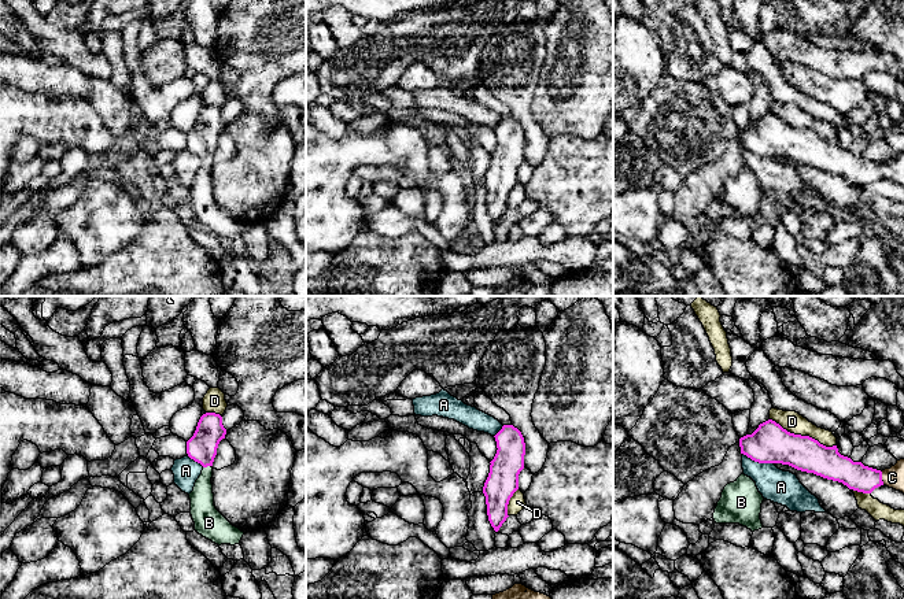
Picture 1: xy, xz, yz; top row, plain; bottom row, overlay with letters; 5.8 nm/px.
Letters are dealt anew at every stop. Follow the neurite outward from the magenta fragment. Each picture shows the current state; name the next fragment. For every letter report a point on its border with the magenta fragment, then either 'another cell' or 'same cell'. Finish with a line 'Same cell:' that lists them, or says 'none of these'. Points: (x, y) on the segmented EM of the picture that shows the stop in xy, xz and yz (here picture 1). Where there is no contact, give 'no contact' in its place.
A: yz (757, 461) | another cell
B: xy (206, 466) | same cell
C: yz (881, 479) | same cell
D: yz (803, 436) | another cell
Same cell: B, C

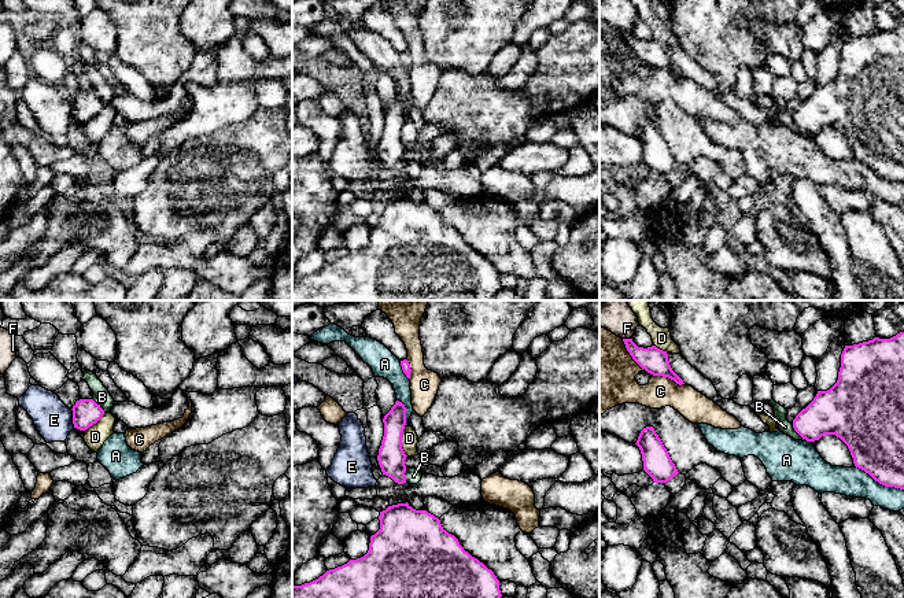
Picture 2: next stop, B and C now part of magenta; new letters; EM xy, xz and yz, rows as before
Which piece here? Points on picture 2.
A: yz (879, 483) | another cell
B: yz (799, 434) | another cell
C: yz (633, 358) | another cell
D: xz (401, 442) | another cell
E: xy (73, 419) | another cell
F: yz (627, 339) | another cell
Same cell: none of these

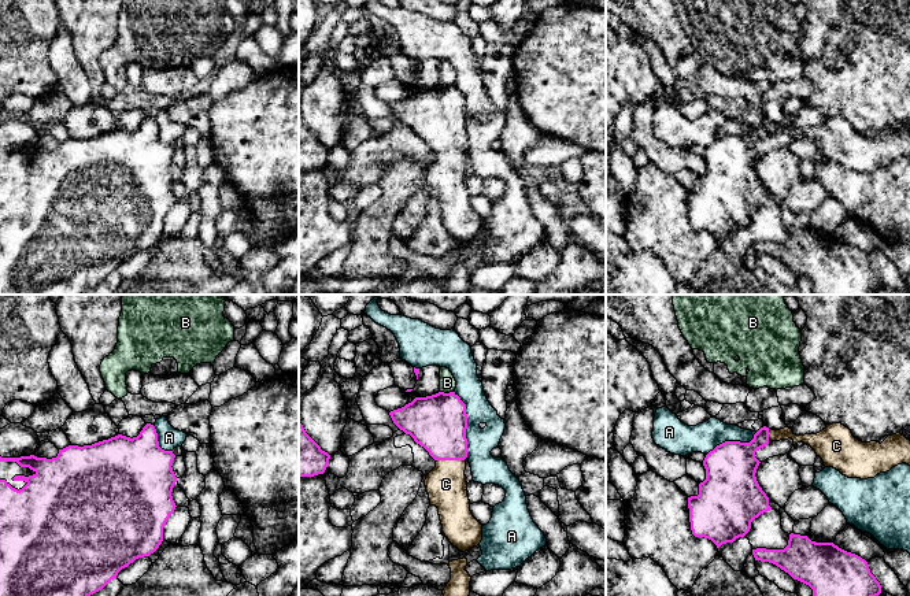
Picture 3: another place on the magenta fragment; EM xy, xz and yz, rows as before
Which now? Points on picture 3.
A: xz (466, 424) | another cell
B: xz (447, 393) | another cell
C: xz (450, 459) | same cell
Same cell: C

